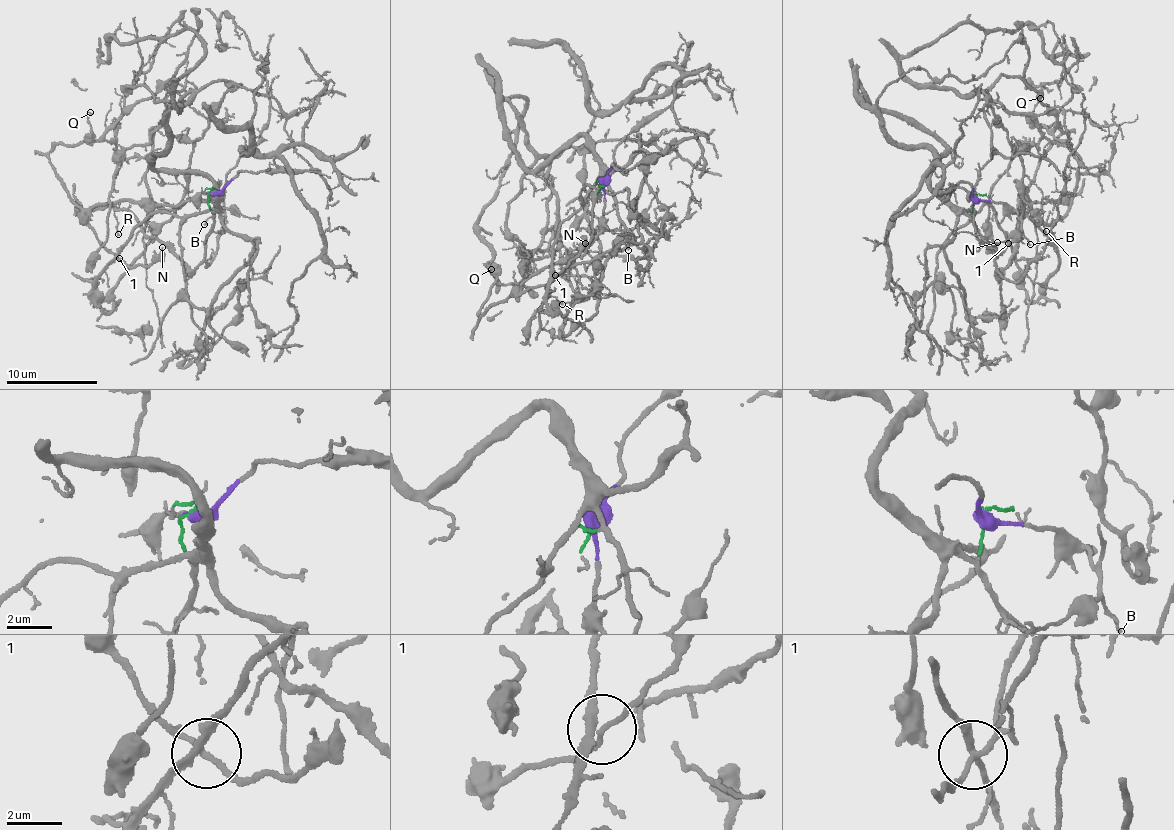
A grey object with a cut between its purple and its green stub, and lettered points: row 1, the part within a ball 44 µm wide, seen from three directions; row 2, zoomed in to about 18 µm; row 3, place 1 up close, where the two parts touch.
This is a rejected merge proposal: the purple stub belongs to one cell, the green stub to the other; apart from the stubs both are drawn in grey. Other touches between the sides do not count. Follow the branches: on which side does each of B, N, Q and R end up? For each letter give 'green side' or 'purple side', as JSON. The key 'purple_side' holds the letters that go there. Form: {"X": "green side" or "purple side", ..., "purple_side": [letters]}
{"B": "purple side", "N": "purple side", "Q": "purple side", "R": "green side", "purple_side": ["B", "N", "Q"]}

